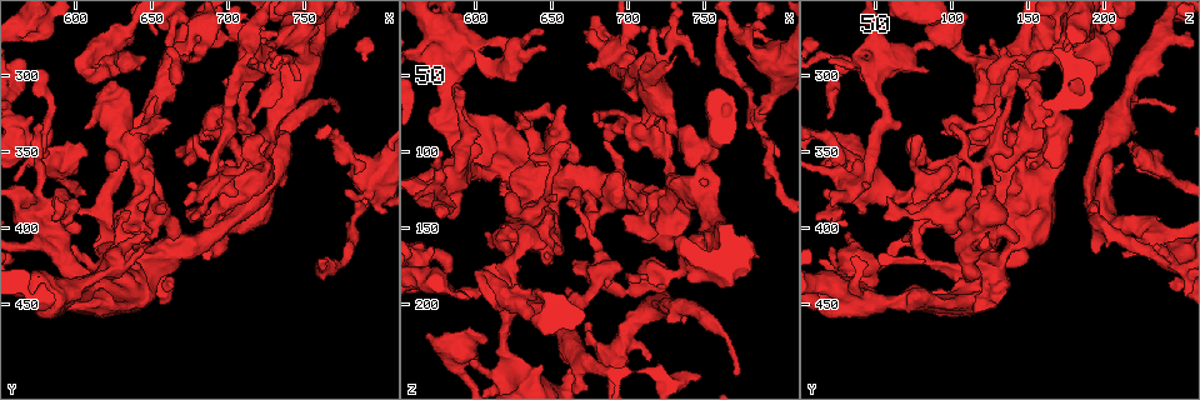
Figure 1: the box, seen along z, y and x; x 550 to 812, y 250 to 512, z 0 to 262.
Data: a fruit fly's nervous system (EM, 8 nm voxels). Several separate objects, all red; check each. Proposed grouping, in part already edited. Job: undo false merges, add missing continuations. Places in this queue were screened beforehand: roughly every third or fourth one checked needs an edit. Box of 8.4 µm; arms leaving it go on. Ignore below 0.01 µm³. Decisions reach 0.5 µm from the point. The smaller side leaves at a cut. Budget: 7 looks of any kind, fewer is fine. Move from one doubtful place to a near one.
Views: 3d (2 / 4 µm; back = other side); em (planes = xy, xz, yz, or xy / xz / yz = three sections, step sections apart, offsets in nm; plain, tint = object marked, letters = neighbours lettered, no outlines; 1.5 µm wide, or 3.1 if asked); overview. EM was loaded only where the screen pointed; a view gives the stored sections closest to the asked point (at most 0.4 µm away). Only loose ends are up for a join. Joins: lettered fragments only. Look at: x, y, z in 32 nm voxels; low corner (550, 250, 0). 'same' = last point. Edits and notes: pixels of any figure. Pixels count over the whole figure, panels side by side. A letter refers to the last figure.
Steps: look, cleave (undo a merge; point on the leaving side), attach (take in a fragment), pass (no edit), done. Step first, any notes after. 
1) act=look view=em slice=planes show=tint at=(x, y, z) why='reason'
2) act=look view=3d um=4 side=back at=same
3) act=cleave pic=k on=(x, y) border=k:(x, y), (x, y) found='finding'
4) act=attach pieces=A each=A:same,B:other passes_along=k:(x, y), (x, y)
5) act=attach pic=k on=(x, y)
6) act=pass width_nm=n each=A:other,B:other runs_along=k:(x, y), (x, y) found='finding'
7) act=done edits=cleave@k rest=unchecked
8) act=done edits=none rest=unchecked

act=look view=em slice=xz step=4 show=letters at=(736, 358, 214) why='branch stops here'

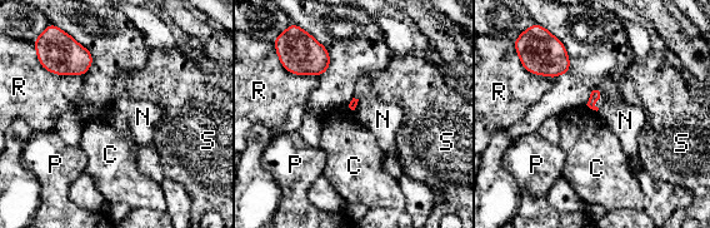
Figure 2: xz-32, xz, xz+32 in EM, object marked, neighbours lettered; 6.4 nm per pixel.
act=pass each=C:other,N:other,P:other,R:other,S:other border=2:(586, 104), (596, 112) found='no lettered fragment goes on from it'

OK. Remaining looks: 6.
act=look view=3d um=2 at=(654, 394, 90) why='sharp bend'

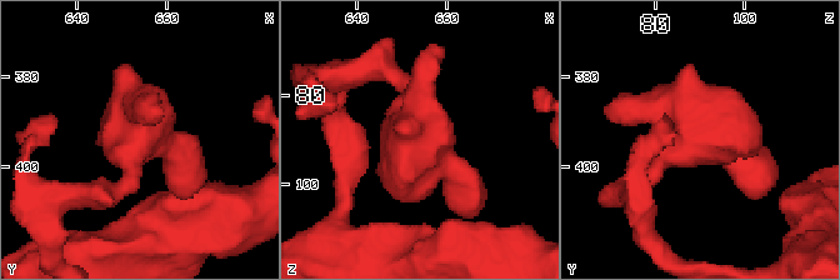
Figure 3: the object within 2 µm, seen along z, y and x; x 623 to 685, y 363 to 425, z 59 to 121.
act=look view=em slice=planes show=tint at=(653, 393, 89)

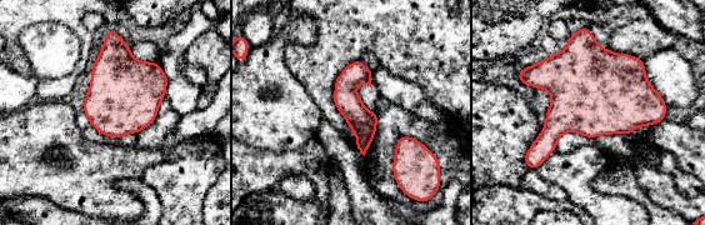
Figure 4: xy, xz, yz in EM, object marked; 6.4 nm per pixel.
act=look view=em slice=planes show=letters at=same

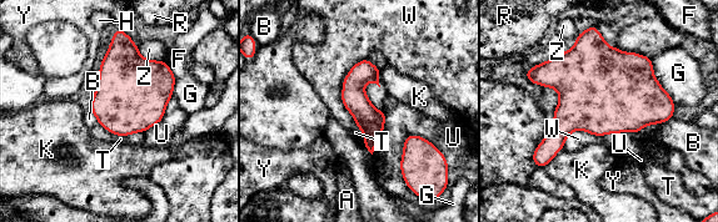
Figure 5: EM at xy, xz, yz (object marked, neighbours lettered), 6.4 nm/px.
act=pass each=A:other,B:other,F:other,G:other,H:other,K:other,R:other,T:other,U:other,W:other,Y:other,Z:other runs_along=5:(364, 62), (358, 104), (370, 147) found='one neuron here'

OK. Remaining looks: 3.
act=look view=3d um=2 side=back at=(644, 414, 20) why='an open end'

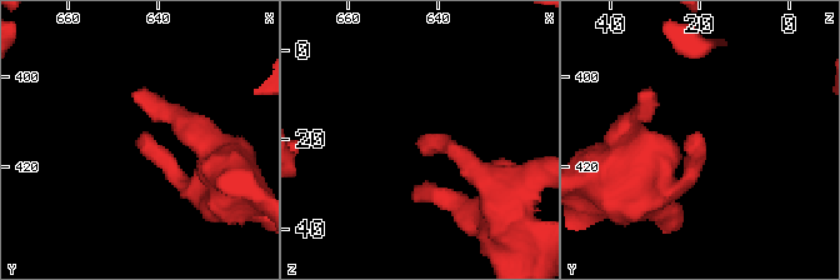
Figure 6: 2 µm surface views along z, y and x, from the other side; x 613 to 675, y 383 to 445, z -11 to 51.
act=look view=em slice=xz step=8 show=tint at=(644, 413, 20)

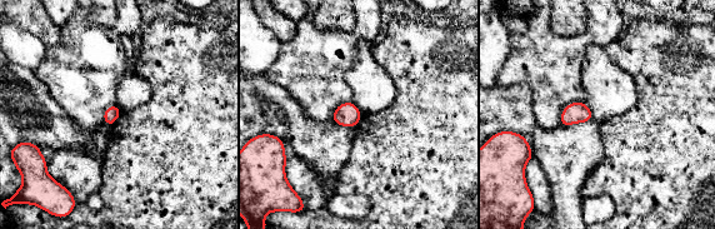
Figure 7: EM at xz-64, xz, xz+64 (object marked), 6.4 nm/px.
act=look view=em slice=xz step=8 show=letters at=same

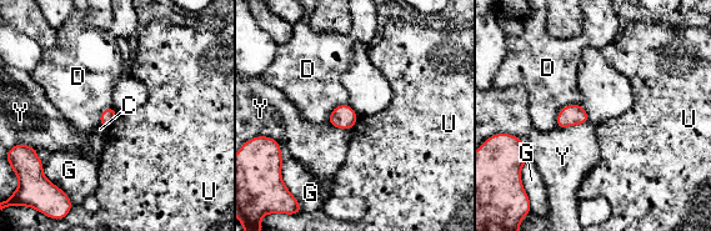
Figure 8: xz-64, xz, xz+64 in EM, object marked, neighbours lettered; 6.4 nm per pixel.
act=pass each=C:other,D:other,G:other,U:other,Y:other border=8:(118, 114), (106, 127) found='no lettered fragment goes on from it'

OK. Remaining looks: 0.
act=done edits=none rest=unchecked

